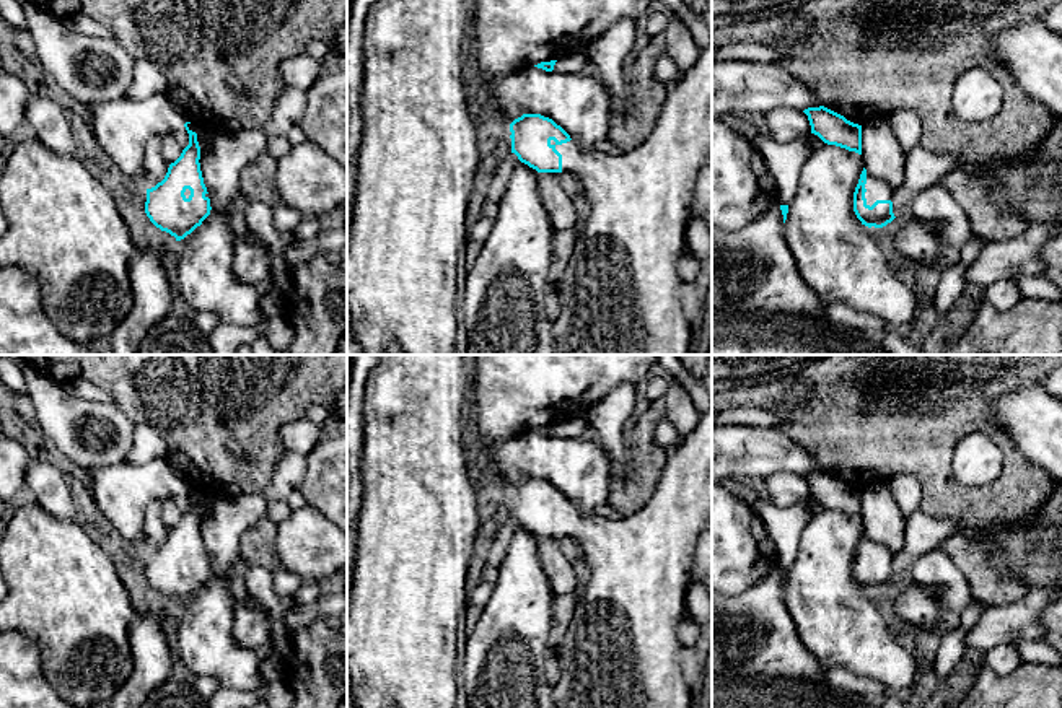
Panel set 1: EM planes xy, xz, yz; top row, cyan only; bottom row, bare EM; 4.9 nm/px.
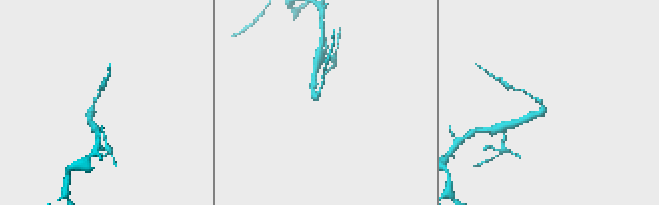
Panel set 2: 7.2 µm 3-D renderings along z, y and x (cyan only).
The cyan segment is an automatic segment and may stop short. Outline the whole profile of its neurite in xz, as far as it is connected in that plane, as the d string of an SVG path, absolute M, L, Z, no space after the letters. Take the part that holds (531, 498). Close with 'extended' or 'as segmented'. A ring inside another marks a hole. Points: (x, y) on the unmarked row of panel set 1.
M712 405L700 415L700 420L694 431L687 435L678 446L666 451L666 464L656 483L656 490L650 501L637 513L619 518L606 511L585 514L577 509L570 500L557 490L552 483L541 479L523 479L510 488L511 518L518 524L538 537L562 537L572 535L581 550L581 562L585 570L585 579L581 592L578 596L577 605L573 609L573 617L567 635L562 641L557 666L560 669L560 677L552 687L554 708L694 708L696 706L696 690L691 688L684 679L679 666L679 653L682 646L678 640L678 623L684 618L686 612L686 594L689 586L696 581L696 547L702 532L712 522Z; extended

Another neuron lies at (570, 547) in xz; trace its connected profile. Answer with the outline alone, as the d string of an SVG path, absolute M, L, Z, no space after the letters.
M562 535L560 547L562 547L564 555L572 565L583 568L580 545L572 535Z

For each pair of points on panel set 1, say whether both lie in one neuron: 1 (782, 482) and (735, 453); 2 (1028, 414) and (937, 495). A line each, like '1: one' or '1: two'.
1: two
2: two

